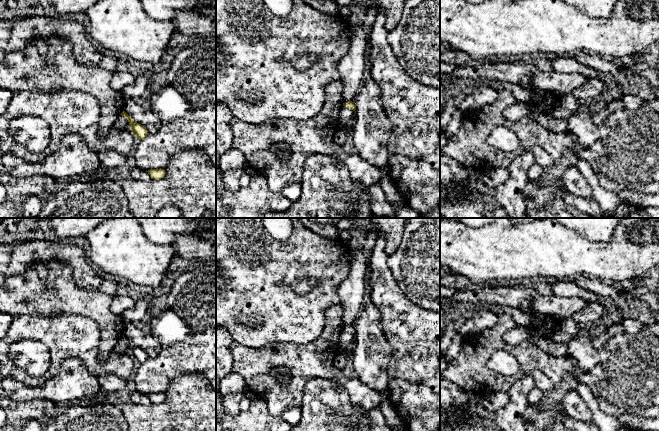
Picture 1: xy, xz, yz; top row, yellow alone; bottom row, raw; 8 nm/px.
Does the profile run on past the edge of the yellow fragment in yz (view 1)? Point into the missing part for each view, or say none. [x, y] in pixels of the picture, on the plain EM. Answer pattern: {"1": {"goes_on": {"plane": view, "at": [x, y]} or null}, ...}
{"1": {"goes_on": null}}

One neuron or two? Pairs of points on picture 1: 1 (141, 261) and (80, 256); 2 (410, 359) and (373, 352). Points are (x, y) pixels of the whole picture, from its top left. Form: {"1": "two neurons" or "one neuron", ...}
{"1": "two neurons", "2": "two neurons"}

